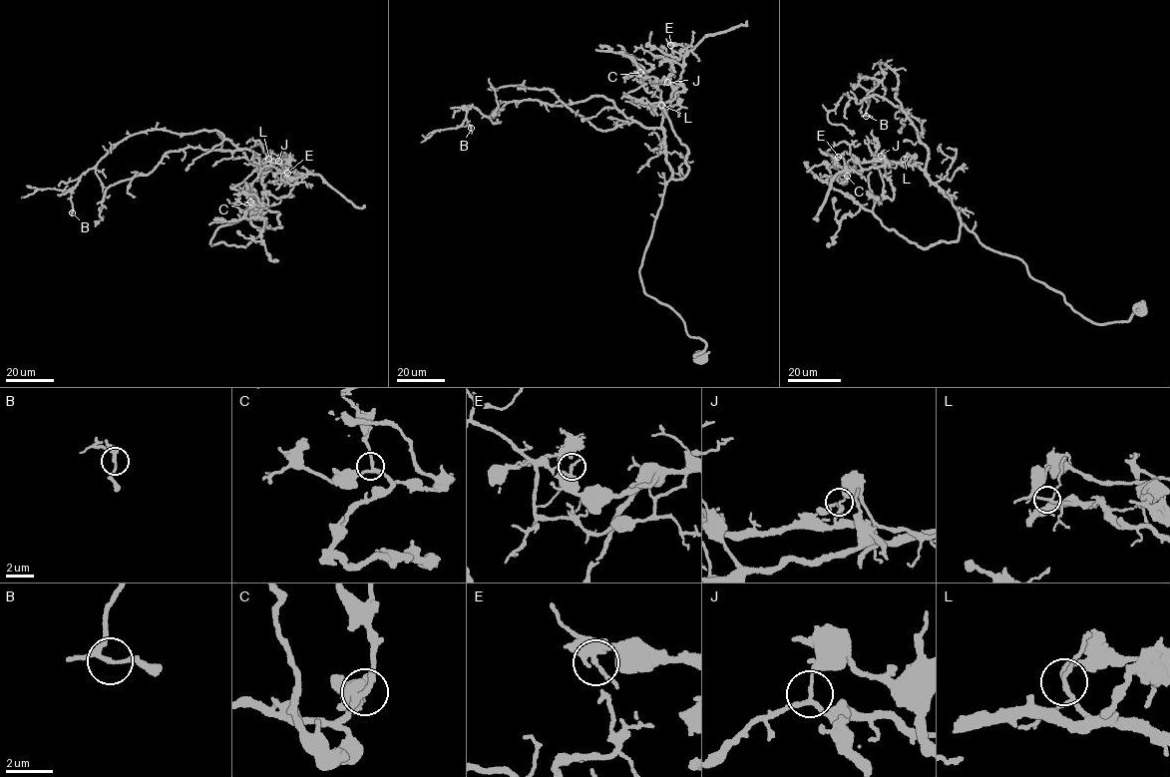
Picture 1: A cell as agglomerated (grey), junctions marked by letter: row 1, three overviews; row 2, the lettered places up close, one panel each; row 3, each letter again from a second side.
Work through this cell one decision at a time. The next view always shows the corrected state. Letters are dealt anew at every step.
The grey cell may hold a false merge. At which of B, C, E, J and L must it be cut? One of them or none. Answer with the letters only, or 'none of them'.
J

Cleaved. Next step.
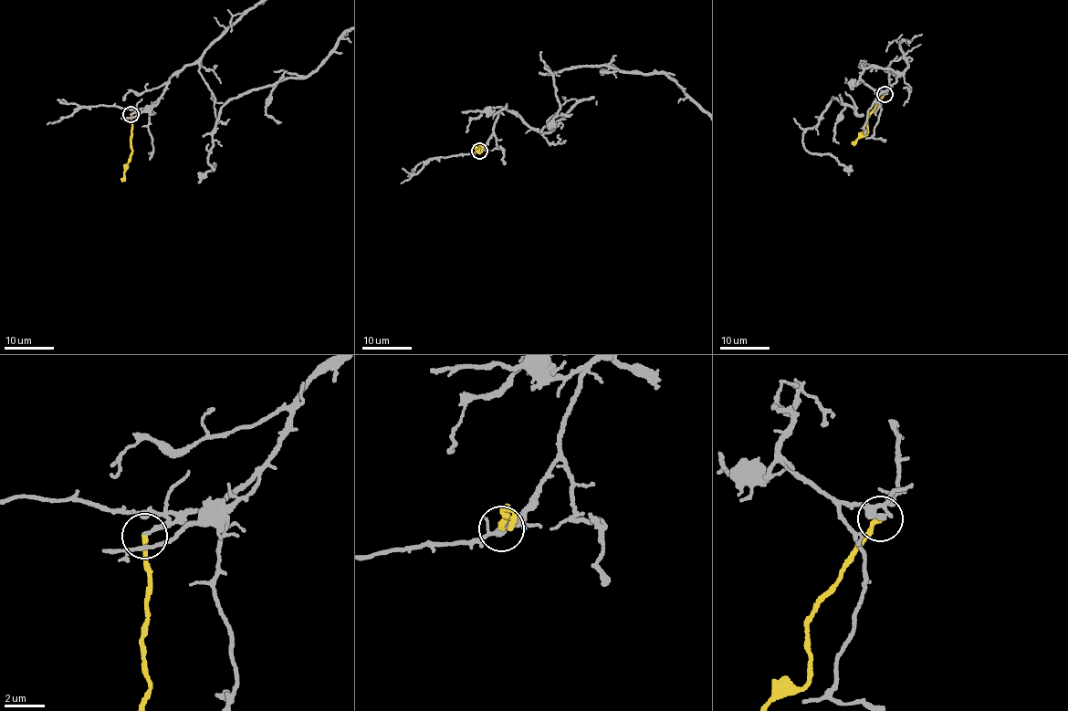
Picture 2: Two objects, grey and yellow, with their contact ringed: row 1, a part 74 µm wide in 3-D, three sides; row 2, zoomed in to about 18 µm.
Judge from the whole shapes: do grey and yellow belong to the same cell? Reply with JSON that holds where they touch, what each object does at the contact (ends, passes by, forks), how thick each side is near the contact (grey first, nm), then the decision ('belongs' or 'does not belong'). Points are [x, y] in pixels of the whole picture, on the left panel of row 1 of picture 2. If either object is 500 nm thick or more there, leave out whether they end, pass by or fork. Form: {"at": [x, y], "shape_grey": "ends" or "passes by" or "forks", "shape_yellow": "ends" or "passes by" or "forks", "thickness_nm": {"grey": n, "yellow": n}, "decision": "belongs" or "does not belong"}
{"at": [130, 114], "shape_grey": "ends", "shape_yellow": "ends", "thickness_nm": {"grey": 220, "yellow": 240}, "decision": "does not belong"}

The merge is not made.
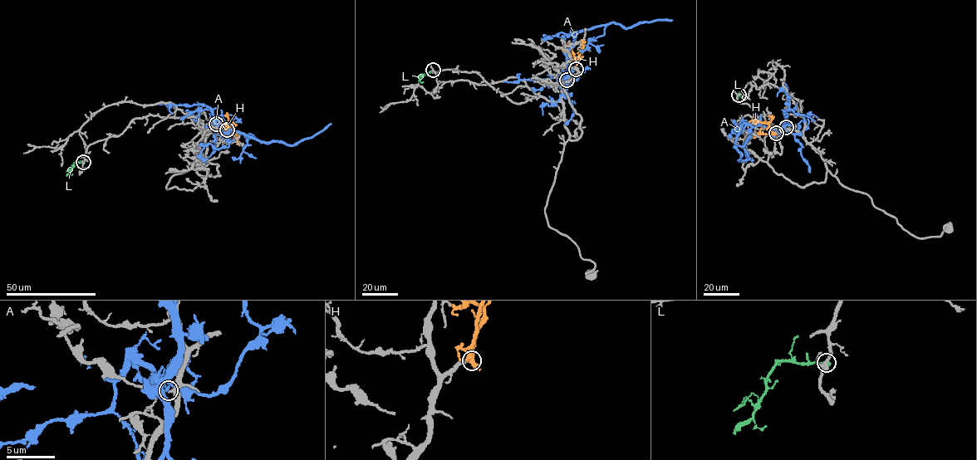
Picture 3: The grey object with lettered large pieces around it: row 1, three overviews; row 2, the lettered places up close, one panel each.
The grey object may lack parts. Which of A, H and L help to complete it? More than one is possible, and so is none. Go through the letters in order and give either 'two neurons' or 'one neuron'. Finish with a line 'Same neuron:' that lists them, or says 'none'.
A: two neurons
H: two neurons
L: two neurons
Same neuron: none

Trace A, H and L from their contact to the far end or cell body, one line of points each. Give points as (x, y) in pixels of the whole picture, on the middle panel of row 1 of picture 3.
A: (567, 80), (566, 53), (579, 32), (614, 22), (625, 28), (658, 20), (672, 20)
H: (576, 69), (577, 59), (570, 49), (564, 51), (565, 48)
L: (433, 70), (421, 75), (419, 80), (423, 82)

